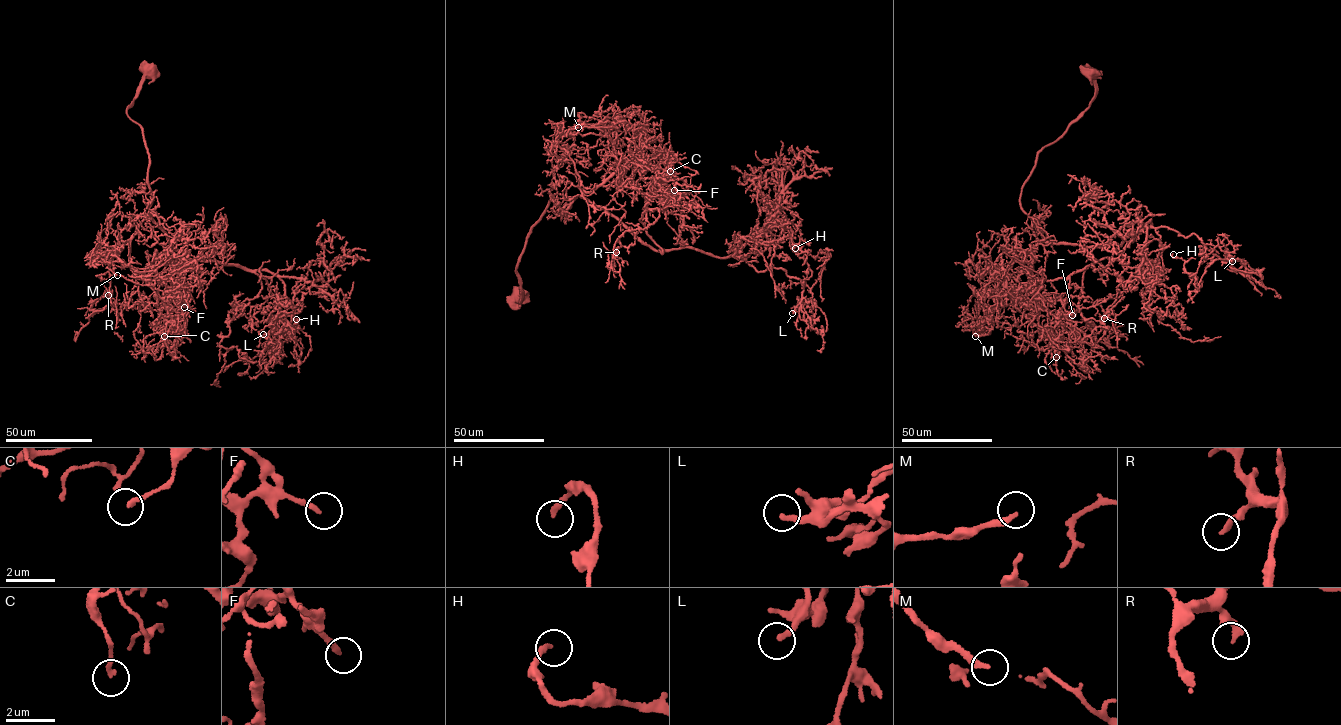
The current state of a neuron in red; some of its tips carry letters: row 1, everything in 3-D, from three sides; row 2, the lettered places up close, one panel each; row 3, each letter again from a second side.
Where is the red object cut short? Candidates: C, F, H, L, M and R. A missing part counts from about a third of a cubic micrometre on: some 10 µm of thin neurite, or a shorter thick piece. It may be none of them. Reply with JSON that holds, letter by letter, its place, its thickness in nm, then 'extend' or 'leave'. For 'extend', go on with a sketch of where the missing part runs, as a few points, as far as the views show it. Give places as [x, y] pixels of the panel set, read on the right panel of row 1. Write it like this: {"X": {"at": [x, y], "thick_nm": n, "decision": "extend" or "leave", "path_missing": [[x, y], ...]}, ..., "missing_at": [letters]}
{"C": {"at": [1056, 357], "thick_nm": 170, "decision": "leave"}, "F": {"at": [1072, 315], "thick_nm": 200, "decision": "extend"}, "H": {"at": [1173, 254], "thick_nm": 200, "decision": "extend", "path_missing": [[1173, 254], [1187, 254], [1196, 264], [1192, 268]]}, "L": {"at": [1232, 261], "thick_nm": 240, "decision": "extend", "path_missing": [[1232, 261], [1231, 255], [1244, 266], [1247, 283], [1242, 291], [1244, 297]]}, "M": {"at": [975, 336], "thick_nm": 240, "decision": "leave"}, "R": {"at": [1104, 318], "thick_nm": 220, "decision": "leave"}, "missing_at": ["F", "H", "L"]}

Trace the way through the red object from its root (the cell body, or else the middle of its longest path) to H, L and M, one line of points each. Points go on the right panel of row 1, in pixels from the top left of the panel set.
H: (1090, 73), (1089, 107), (1039, 151), (1020, 208), (1050, 243), (1119, 245), (1151, 225), (1206, 248), (1173, 254)
L: (1090, 73), (1089, 107), (1040, 150), (1021, 189), (1035, 236), (1118, 245), (1164, 226), (1232, 261)
M: (1090, 73), (1089, 107), (1040, 150), (1021, 189), (1036, 242), (1020, 299), (978, 310), (975, 336)

